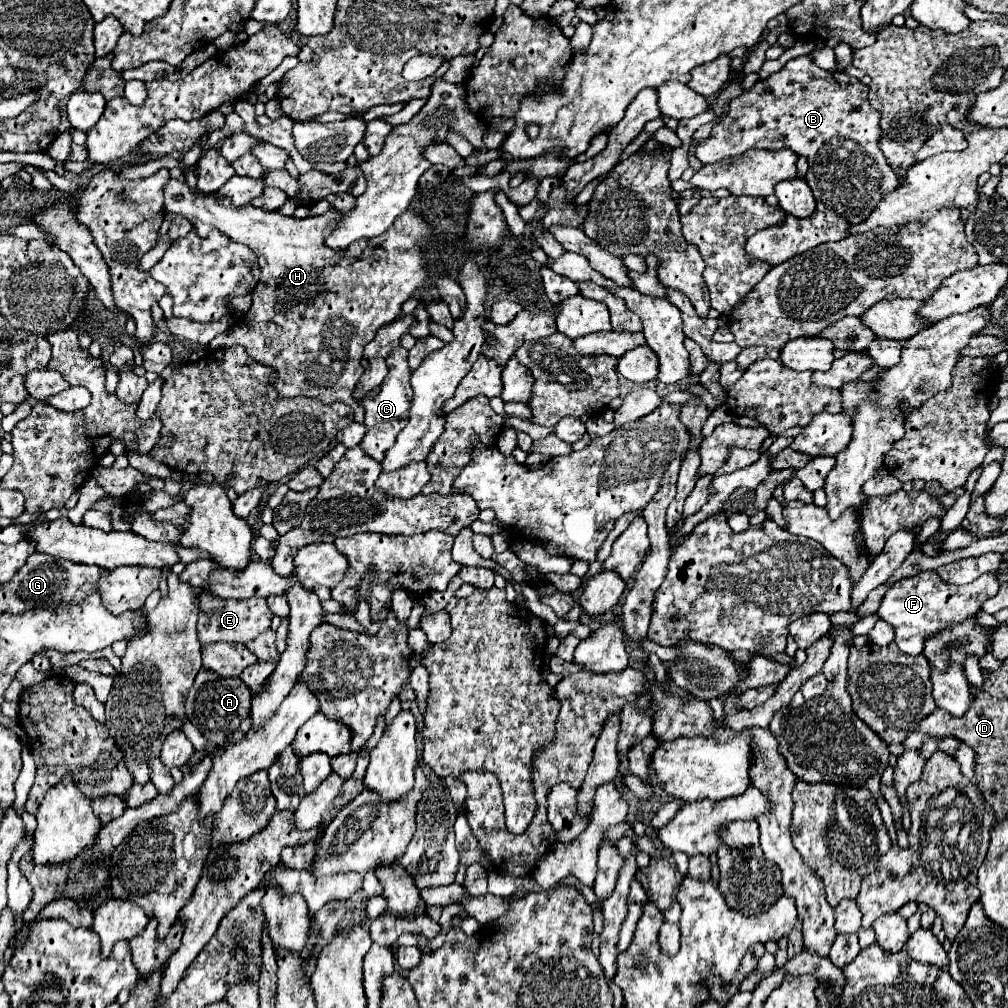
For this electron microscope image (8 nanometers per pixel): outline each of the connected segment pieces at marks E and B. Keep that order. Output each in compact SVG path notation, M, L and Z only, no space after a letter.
M202 594L200 596L200 616L196 624L198 640L200 644L212 644L212 642L246 644L270 628L270 618L272 618L272 612L268 612L268 604L264 598L224 600L212 594Z
M800 56L786 62L780 72L768 76L764 82L756 82L748 92L734 98L730 102L728 116L720 120L718 126L712 128L710 136L696 148L694 154L702 164L720 162L724 158L738 156L752 148L764 148L764 150L790 148L798 156L808 158L810 168L804 178L814 191L814 200L816 200L814 214L804 219L786 215L782 226L760 230L746 244L748 256L756 260L766 260L772 266L776 266L790 260L796 254L816 248L818 244L846 238L850 234L848 228L866 220L872 214L872 210L878 206L882 196L896 190L900 182L880 150L880 136L882 136L880 114L868 104L868 86L864 86L858 78L848 76L844 72L820 70L808 56Z

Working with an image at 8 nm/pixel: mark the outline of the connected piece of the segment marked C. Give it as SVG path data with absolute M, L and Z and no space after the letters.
M398 346L394 348L388 356L386 356L386 366L388 366L388 376L384 378L384 382L380 384L380 388L374 388L372 392L368 392L368 396L364 396L364 408L366 408L366 436L360 442L360 448L376 458L378 462L384 460L384 452L394 444L396 434L406 426L408 422L408 410L410 410L410 402L412 402L412 388L410 388L410 368L408 368L408 350Z

